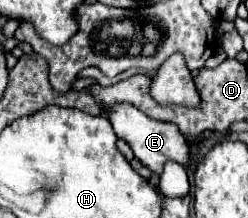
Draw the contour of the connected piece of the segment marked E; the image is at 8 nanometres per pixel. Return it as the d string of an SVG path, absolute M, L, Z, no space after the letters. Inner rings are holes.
M122 103L116 105L116 109L112 109L108 115L104 115L110 119L110 123L114 125L114 131L118 137L126 139L136 155L136 159L140 159L154 175L160 175L164 165L168 161L176 161L182 167L190 167L190 143L188 139L180 133L176 123L166 123L166 121L156 121L150 119L146 115L142 115L142 111L134 109L134 105L130 103Z

